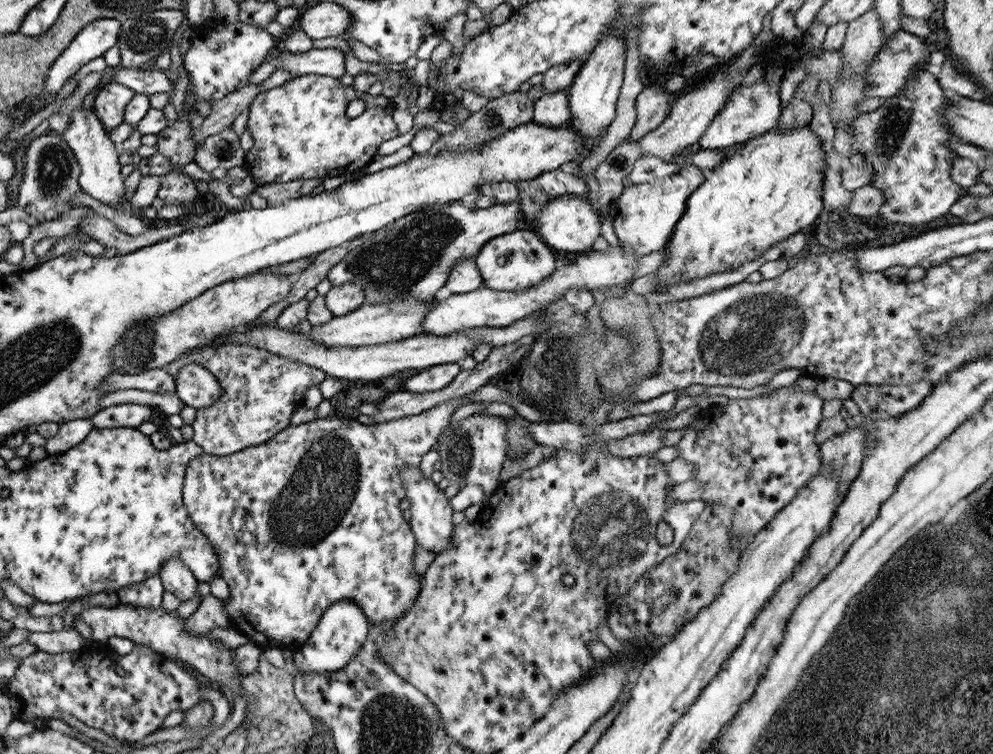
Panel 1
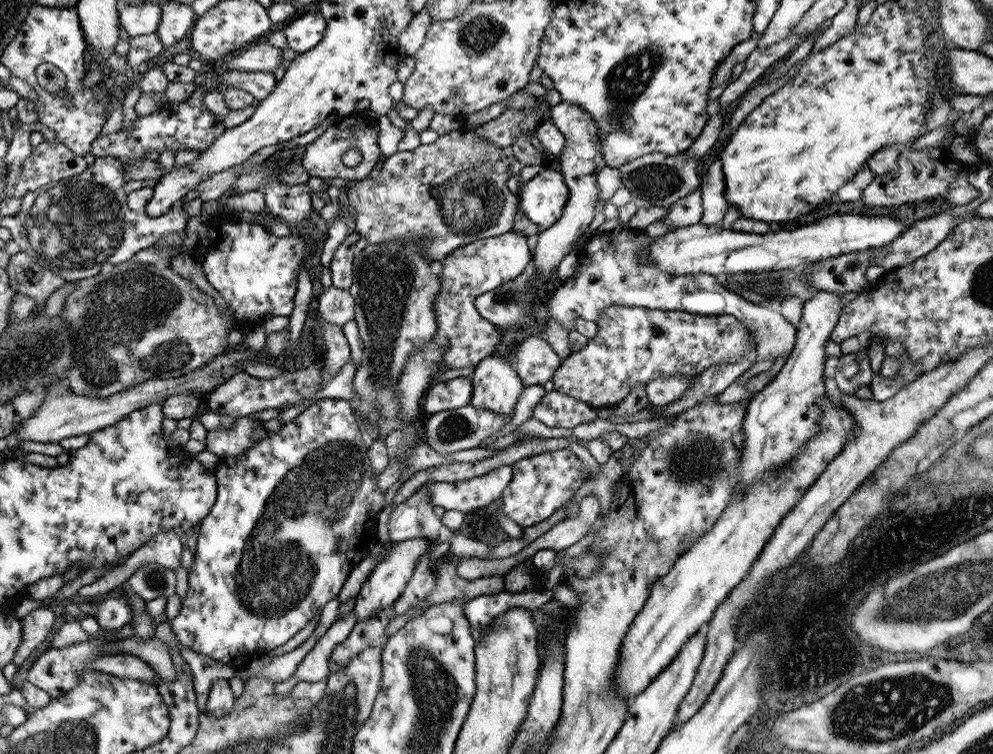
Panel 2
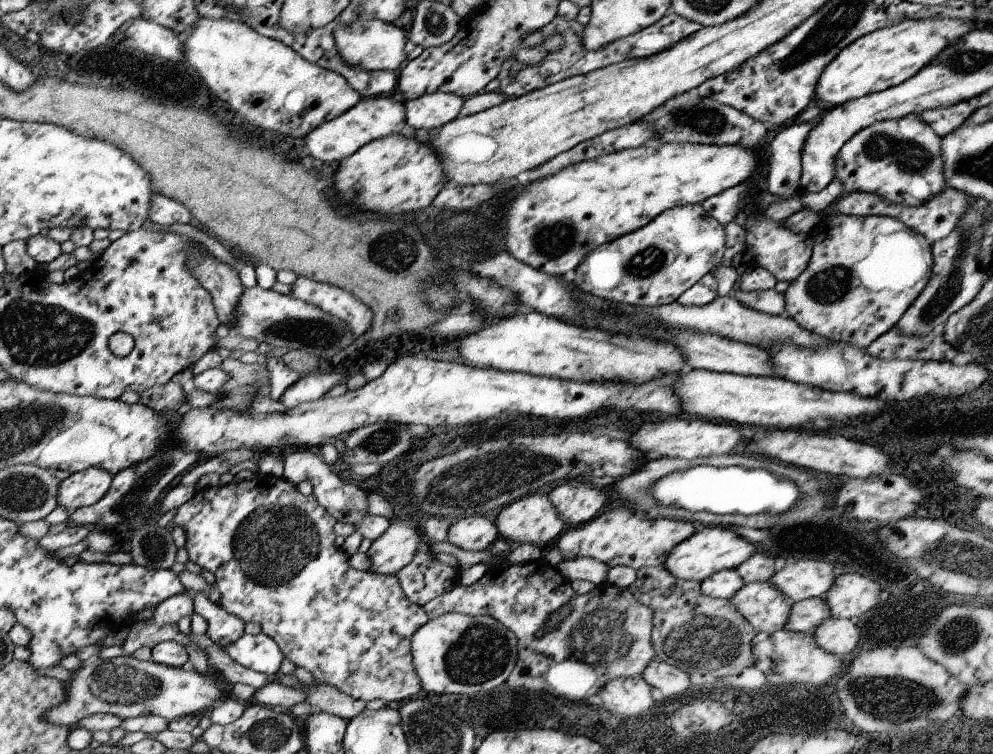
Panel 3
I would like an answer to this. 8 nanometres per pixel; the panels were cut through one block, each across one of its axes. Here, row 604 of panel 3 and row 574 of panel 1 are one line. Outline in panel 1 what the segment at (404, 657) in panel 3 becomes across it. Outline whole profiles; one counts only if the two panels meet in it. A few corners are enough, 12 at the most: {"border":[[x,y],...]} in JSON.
{"border":[[469,392],[191,458],[229,626],[295,652],[419,596],[399,510]]}

